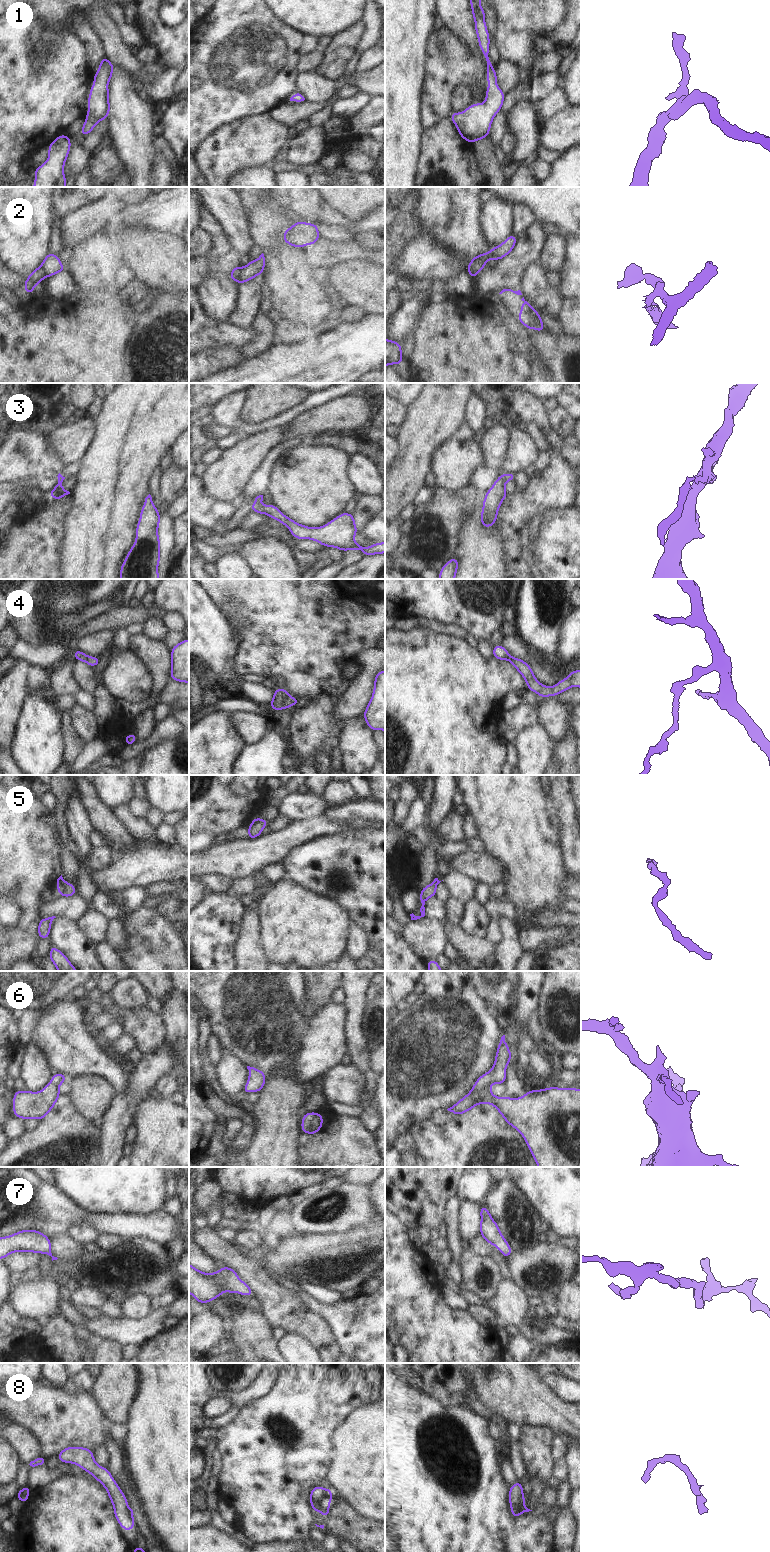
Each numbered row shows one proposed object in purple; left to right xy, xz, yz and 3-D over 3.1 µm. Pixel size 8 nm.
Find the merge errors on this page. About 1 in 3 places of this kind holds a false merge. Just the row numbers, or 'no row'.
2, 3, 4

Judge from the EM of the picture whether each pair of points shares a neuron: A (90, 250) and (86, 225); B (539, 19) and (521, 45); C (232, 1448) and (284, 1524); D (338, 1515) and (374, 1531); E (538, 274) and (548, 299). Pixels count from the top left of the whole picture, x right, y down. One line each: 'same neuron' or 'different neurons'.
A: different neurons
B: same neuron
C: same neuron
D: same neuron
E: same neuron

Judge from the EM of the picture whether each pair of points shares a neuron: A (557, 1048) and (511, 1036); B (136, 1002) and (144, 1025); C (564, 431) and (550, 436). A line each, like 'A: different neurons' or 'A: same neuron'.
A: different neurons
B: different neurons
C: different neurons

